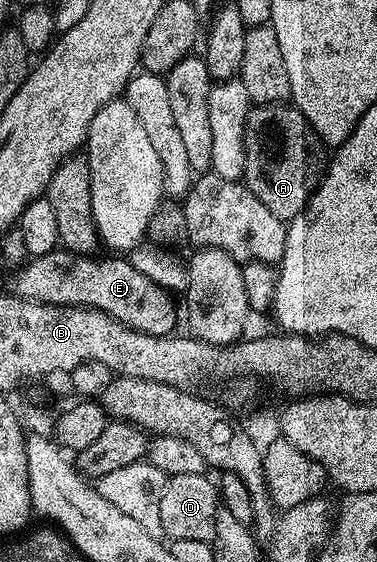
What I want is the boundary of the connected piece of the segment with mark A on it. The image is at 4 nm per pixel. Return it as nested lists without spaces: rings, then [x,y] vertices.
[[[282,102],[280,104],[258,104],[250,107],[249,113],[247,114],[247,122],[245,123],[245,175],[243,177],[243,183],[249,188],[252,194],[255,194],[256,198],[259,198],[260,202],[263,202],[263,204],[267,206],[268,210],[271,210],[271,214],[273,214],[275,218],[288,222],[294,220],[304,208],[308,208],[309,199],[313,196],[313,191],[316,190],[318,184],[320,184],[322,176],[325,175],[326,167],[326,145],[321,143],[320,138],[315,134],[315,130],[307,122],[307,118],[303,118],[303,114],[296,106],[289,102]]]

